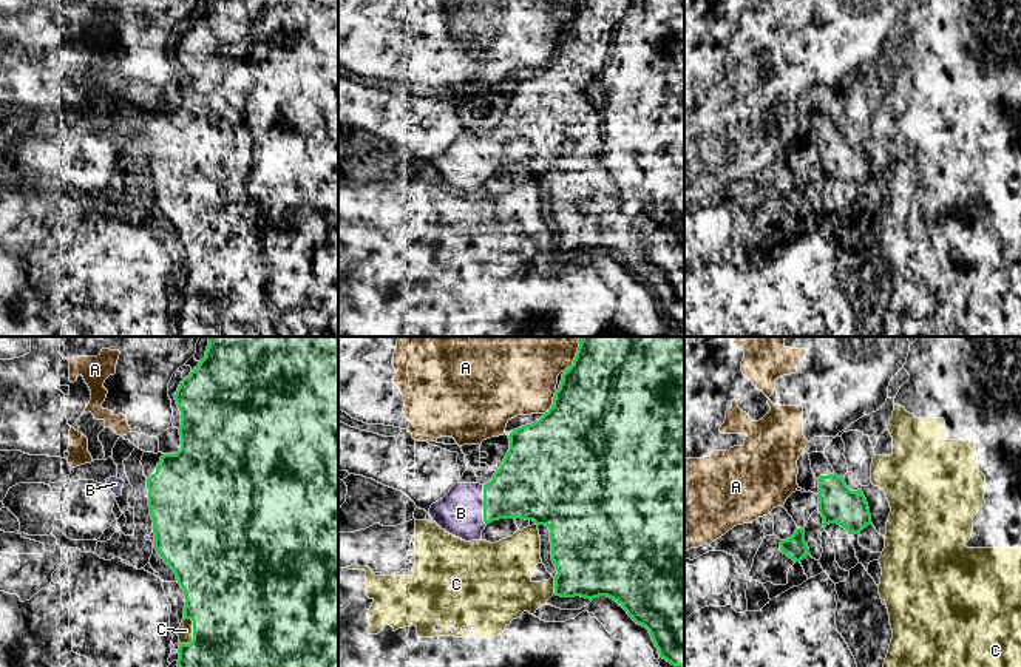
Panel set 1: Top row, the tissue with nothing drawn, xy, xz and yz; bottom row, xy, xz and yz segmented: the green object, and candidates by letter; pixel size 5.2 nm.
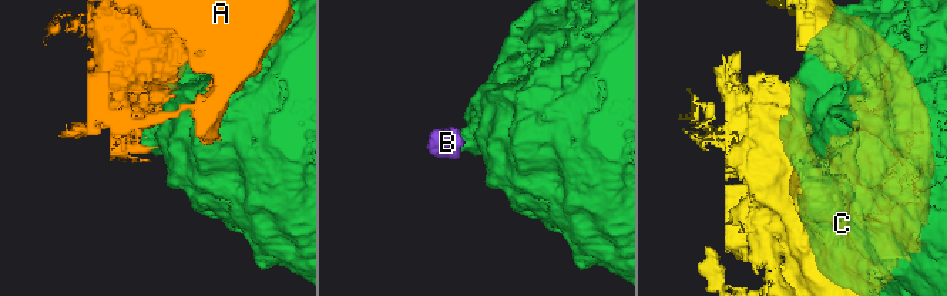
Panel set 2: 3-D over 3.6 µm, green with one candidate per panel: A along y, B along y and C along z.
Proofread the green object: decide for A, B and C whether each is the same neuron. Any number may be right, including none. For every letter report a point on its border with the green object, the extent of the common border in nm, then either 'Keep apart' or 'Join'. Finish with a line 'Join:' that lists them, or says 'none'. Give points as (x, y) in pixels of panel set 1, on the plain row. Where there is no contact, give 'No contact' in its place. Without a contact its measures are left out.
A: Touches green at xz (553, 57). Shared border 140 nm. Keep apart
B: Touches green at xz (484, 159). Shared border 220 nm. Join
C: Touches green at xy (193, 289). Shared border 150 nm. Keep apart
Join: B

